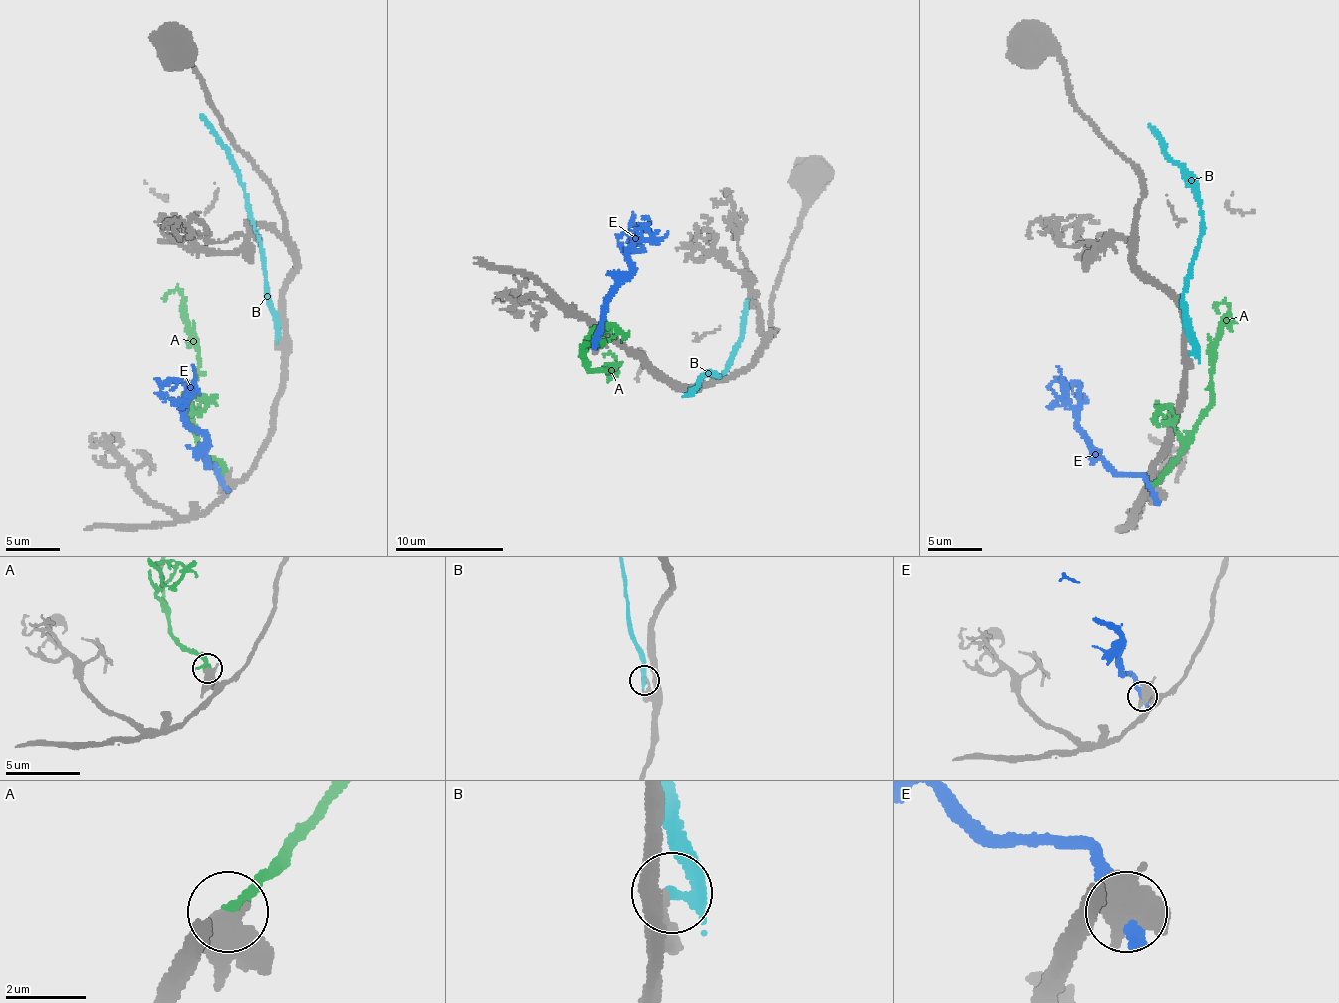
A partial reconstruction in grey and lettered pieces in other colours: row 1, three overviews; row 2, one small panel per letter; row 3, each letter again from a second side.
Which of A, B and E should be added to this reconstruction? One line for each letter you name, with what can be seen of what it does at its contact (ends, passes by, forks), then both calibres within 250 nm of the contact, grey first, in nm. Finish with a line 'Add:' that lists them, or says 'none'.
A: It ends there. Thickness 480 nm (grey) against 300 nm
Add: A

